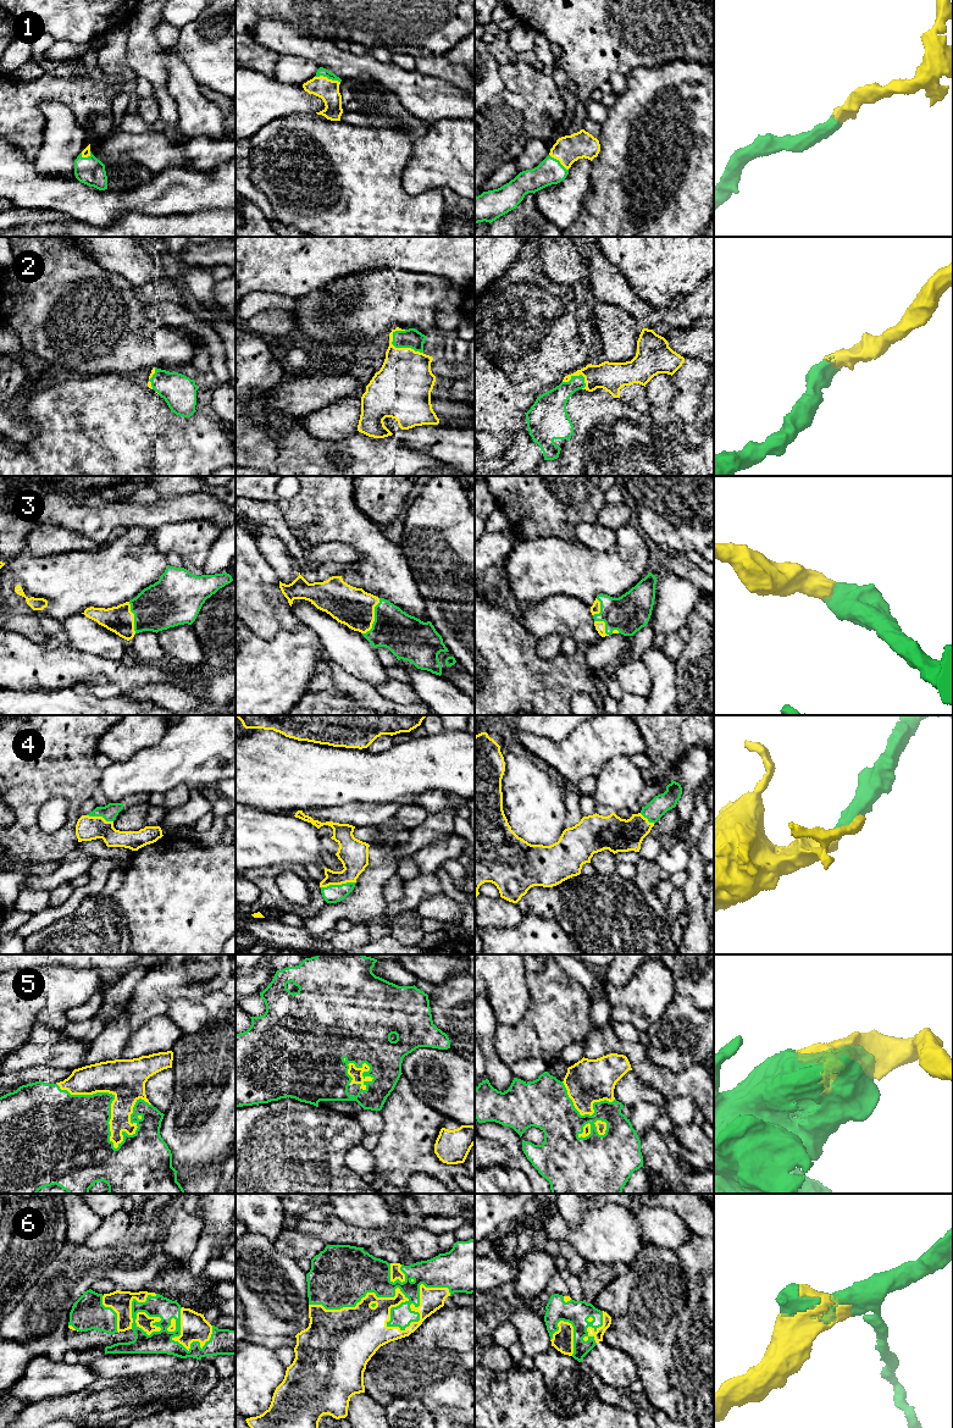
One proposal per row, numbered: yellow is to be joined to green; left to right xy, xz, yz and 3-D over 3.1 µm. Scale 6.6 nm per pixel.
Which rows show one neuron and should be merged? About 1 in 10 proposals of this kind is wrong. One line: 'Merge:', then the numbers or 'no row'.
Merge: 1, 2, 3, 4, 5, 6

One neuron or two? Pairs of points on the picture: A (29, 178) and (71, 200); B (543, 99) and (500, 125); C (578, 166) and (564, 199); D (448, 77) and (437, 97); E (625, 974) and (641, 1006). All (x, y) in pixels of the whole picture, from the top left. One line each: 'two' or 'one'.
A: one
B: one
C: one
D: two
E: two

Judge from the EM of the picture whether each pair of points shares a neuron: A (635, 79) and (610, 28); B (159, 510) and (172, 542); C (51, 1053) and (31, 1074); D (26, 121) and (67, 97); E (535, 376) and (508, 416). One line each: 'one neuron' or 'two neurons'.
A: two neurons
B: two neurons
C: two neurons
D: one neuron
E: two neurons

